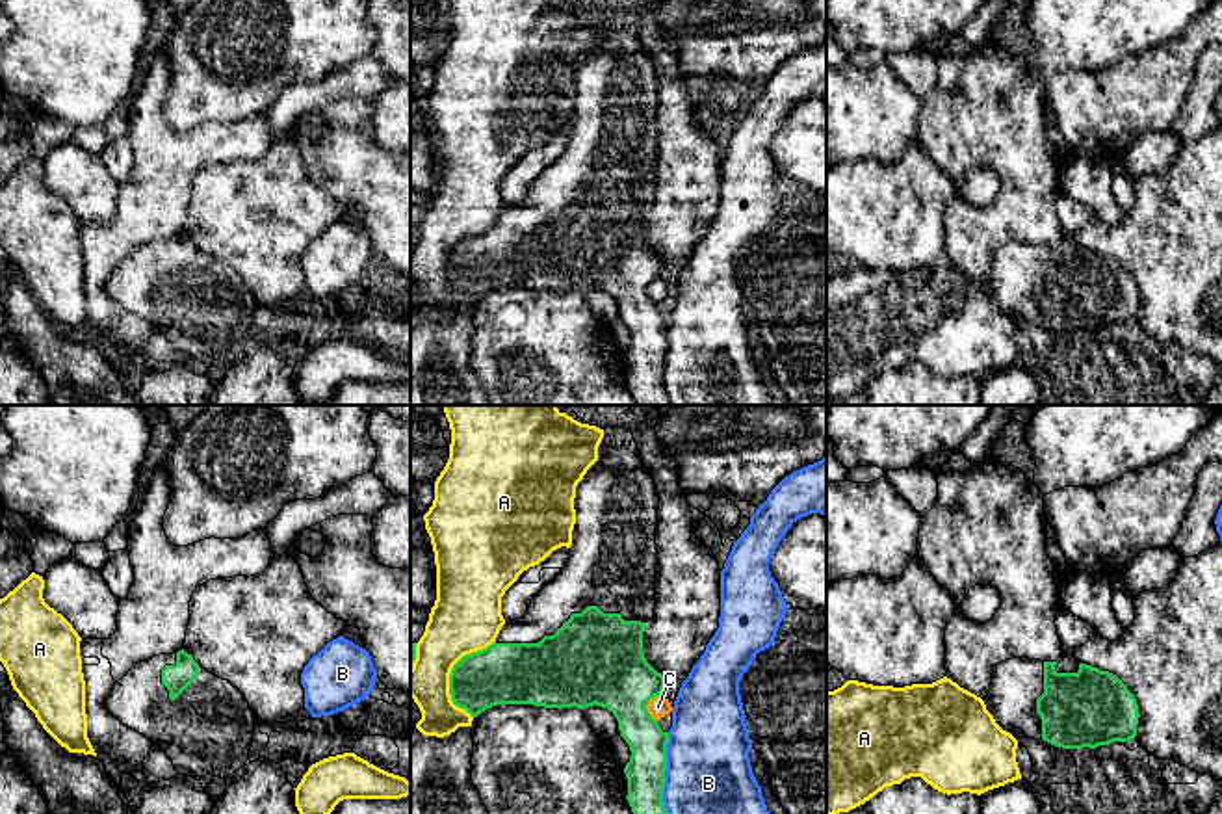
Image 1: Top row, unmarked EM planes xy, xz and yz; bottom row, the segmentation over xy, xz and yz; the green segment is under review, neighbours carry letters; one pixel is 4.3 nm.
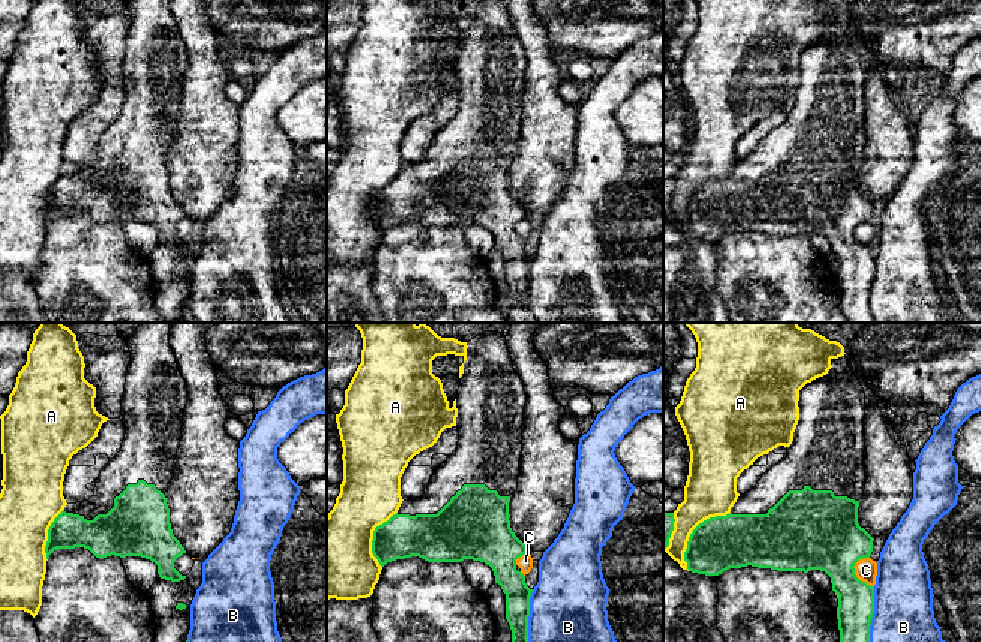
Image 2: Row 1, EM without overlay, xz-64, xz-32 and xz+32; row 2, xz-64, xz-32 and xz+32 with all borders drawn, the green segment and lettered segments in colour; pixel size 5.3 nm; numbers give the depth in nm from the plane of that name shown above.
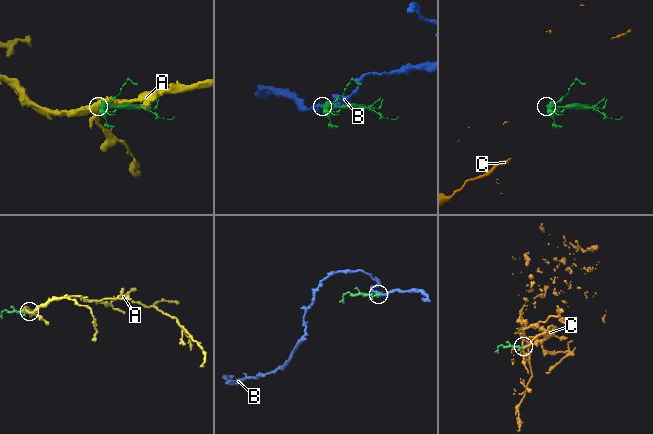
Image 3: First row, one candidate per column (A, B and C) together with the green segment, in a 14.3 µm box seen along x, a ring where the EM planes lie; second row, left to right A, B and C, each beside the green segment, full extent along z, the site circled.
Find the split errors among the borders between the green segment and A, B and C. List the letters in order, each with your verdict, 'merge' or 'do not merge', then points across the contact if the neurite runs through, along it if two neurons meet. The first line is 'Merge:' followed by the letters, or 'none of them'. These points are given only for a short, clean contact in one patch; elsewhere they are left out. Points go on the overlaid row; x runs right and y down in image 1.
Merge: none of them
A: do not merge
B: do not merge
C: do not merge

